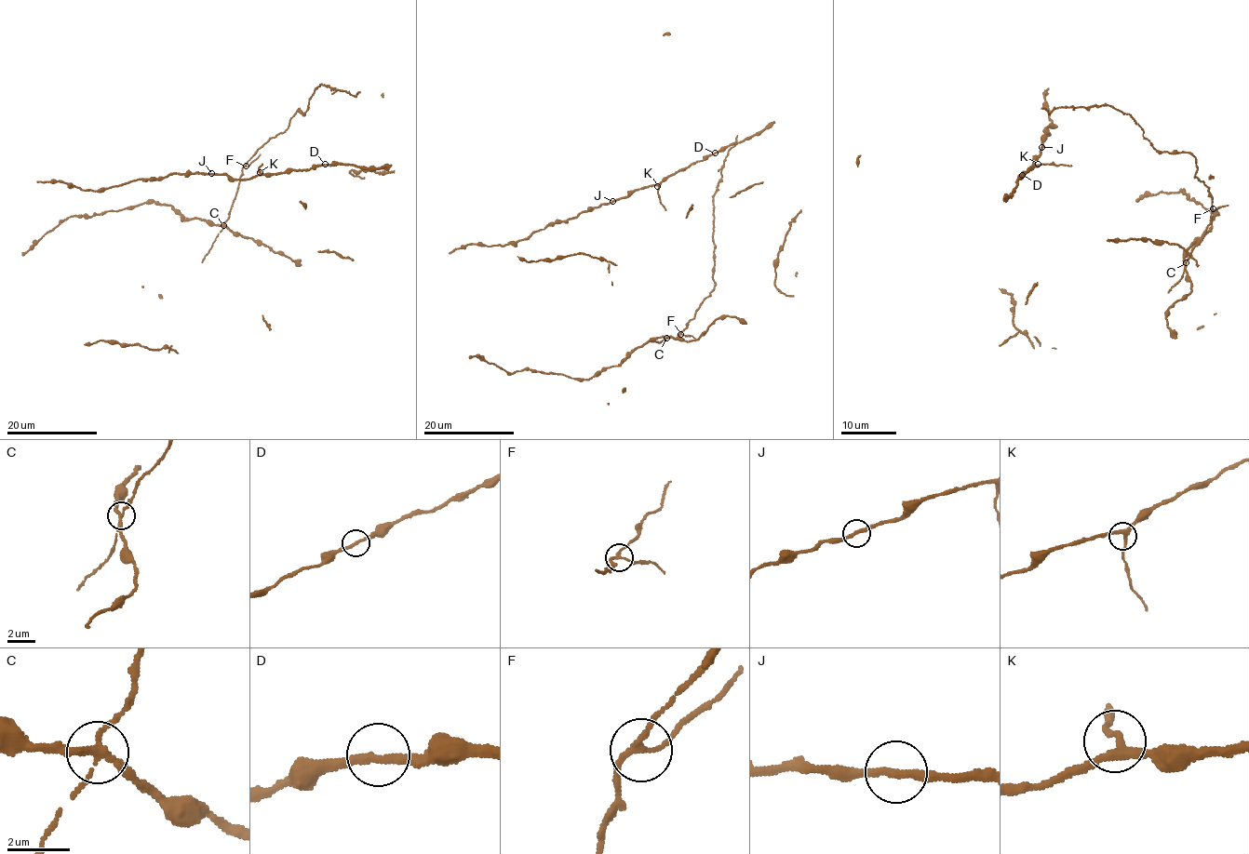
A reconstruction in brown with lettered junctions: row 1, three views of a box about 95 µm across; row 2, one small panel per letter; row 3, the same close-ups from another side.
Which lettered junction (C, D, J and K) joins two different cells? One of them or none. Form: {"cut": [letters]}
{"cut": ["C"]}

